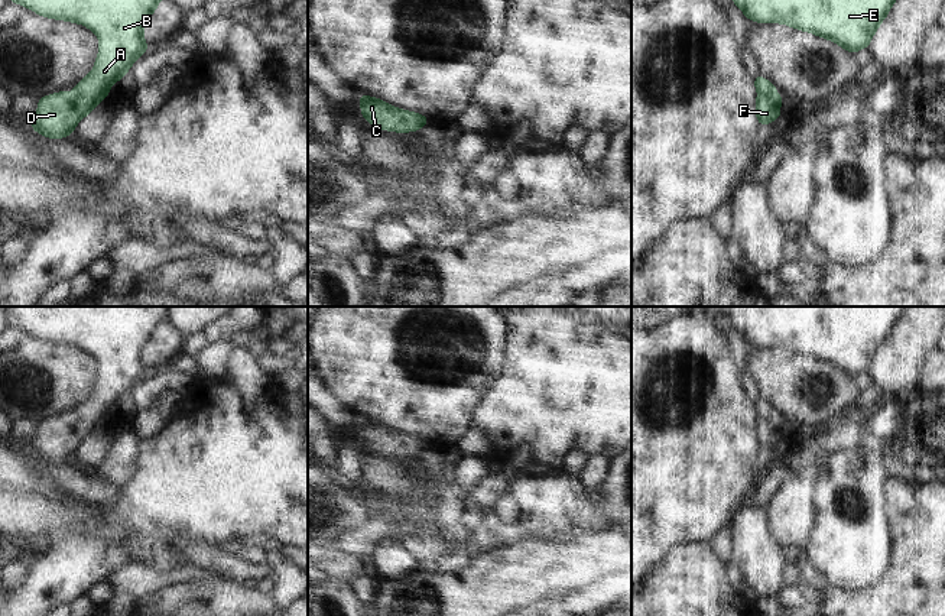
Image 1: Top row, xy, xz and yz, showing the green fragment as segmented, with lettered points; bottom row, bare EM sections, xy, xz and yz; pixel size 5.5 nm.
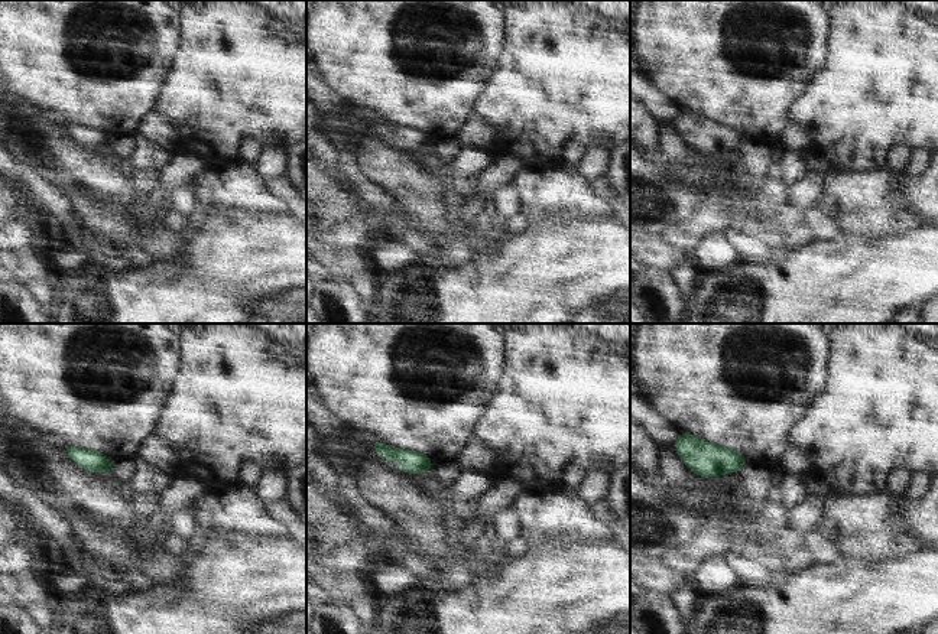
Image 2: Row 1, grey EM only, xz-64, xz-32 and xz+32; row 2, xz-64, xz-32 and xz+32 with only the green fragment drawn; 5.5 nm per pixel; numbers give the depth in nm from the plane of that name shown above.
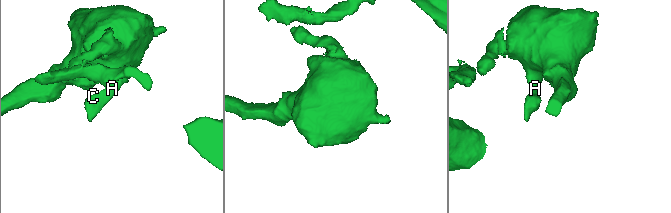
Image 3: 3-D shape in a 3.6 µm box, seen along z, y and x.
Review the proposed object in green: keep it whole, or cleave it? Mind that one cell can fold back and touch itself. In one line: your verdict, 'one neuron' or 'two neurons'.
one neuron

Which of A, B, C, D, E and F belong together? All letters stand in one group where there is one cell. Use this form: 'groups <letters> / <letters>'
groups A B C D E F

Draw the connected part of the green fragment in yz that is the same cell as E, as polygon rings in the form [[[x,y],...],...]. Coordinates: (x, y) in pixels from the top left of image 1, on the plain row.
[[[692,307],[725,314],[747,343],[785,347],[838,367],[851,377],[870,372],[879,348],[907,307]]]

